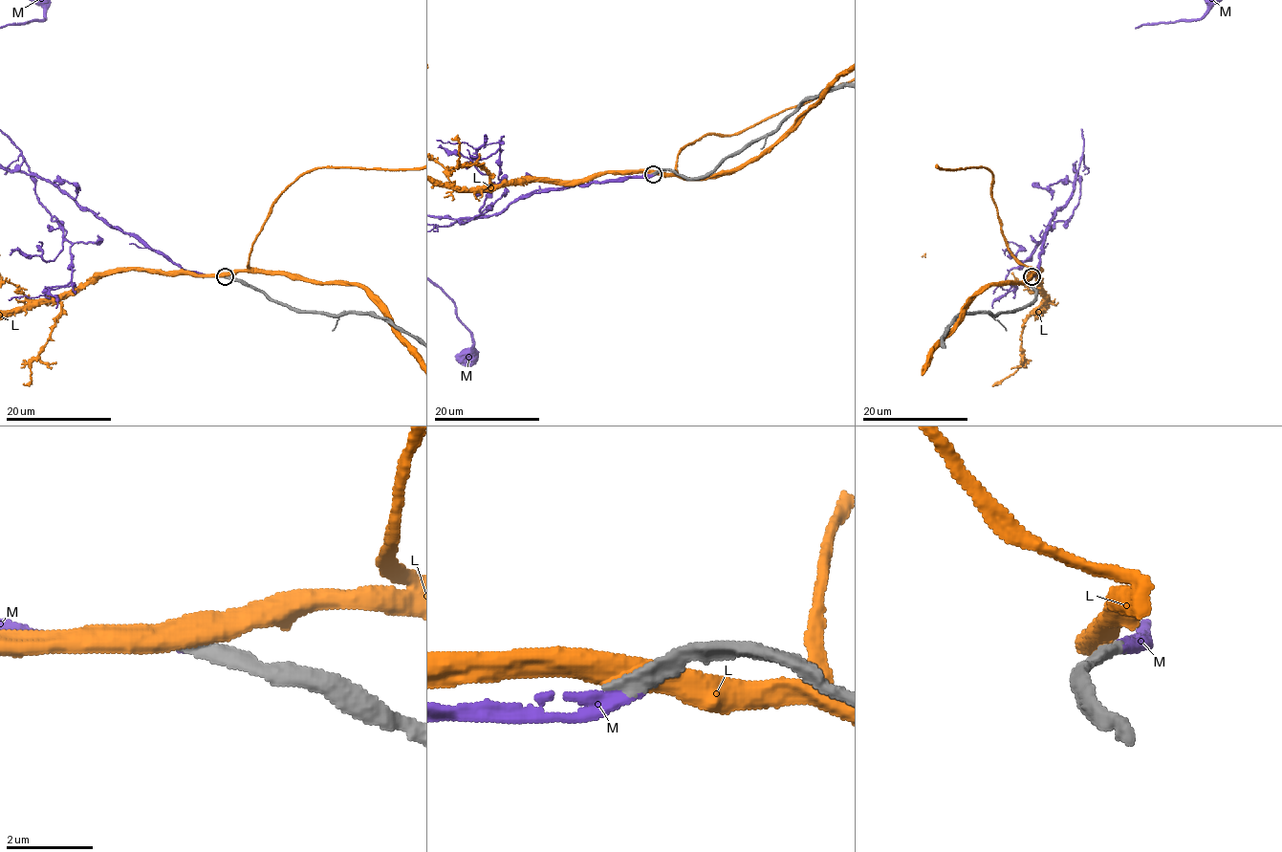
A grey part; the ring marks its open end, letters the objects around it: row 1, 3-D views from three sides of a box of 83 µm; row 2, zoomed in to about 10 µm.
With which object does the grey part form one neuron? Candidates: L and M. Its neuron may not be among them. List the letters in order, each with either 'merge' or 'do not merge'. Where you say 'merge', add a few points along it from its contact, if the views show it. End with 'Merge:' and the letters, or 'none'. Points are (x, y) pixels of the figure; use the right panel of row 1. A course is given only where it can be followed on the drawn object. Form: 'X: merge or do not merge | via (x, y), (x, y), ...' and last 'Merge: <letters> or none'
L: do not merge
M: merge
Merge: M

